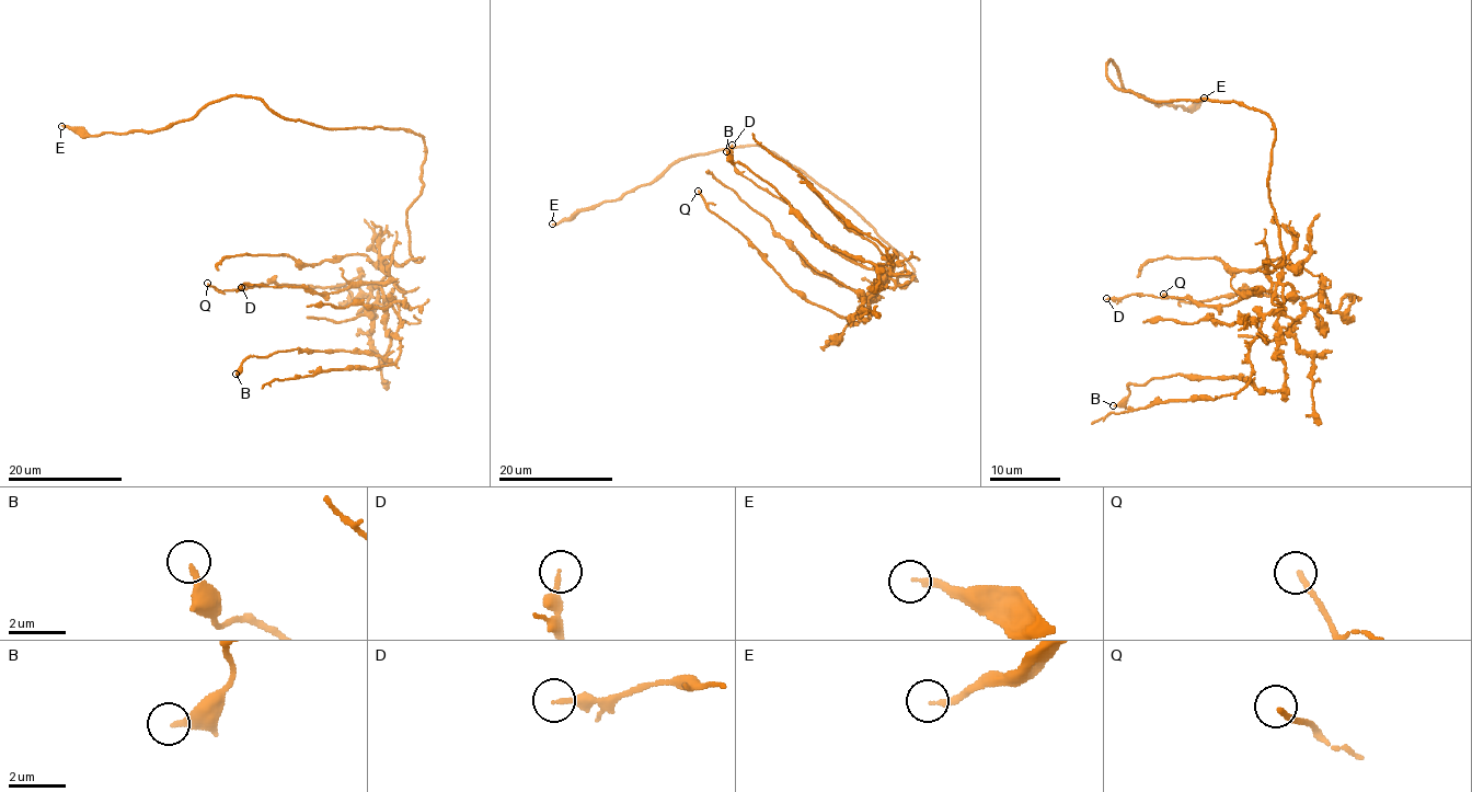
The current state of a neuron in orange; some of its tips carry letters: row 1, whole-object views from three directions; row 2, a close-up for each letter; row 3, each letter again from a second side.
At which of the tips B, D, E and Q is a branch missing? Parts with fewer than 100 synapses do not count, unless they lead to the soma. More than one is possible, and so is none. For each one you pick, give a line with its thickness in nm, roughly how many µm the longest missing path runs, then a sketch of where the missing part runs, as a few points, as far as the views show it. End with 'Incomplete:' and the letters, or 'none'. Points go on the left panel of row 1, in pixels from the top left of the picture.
E: 200 nm | 3 µm | (61, 126), (48, 126)
Incomplete: E

